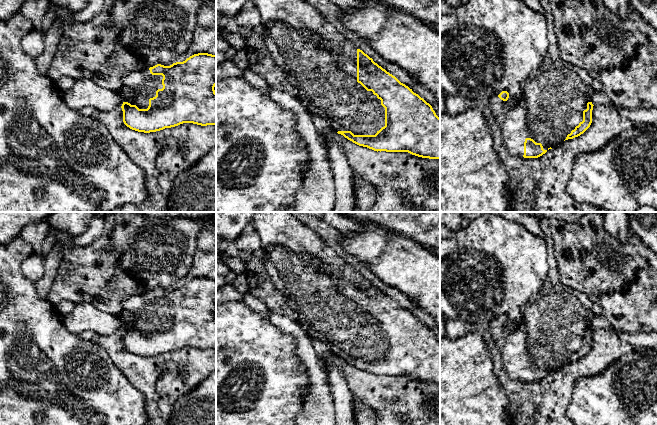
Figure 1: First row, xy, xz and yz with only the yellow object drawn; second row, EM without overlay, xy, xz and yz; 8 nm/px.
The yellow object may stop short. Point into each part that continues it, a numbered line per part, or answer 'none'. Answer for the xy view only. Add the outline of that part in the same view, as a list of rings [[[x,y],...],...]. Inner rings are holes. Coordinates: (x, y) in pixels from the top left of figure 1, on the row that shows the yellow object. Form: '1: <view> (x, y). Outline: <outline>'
1: xy (138, 88). Outline: [[[149,68],[138,73],[130,73],[123,80],[123,86],[118,91],[122,99],[139,109],[147,109],[149,99],[156,96],[156,91],[162,89],[162,75],[152,75]]]

